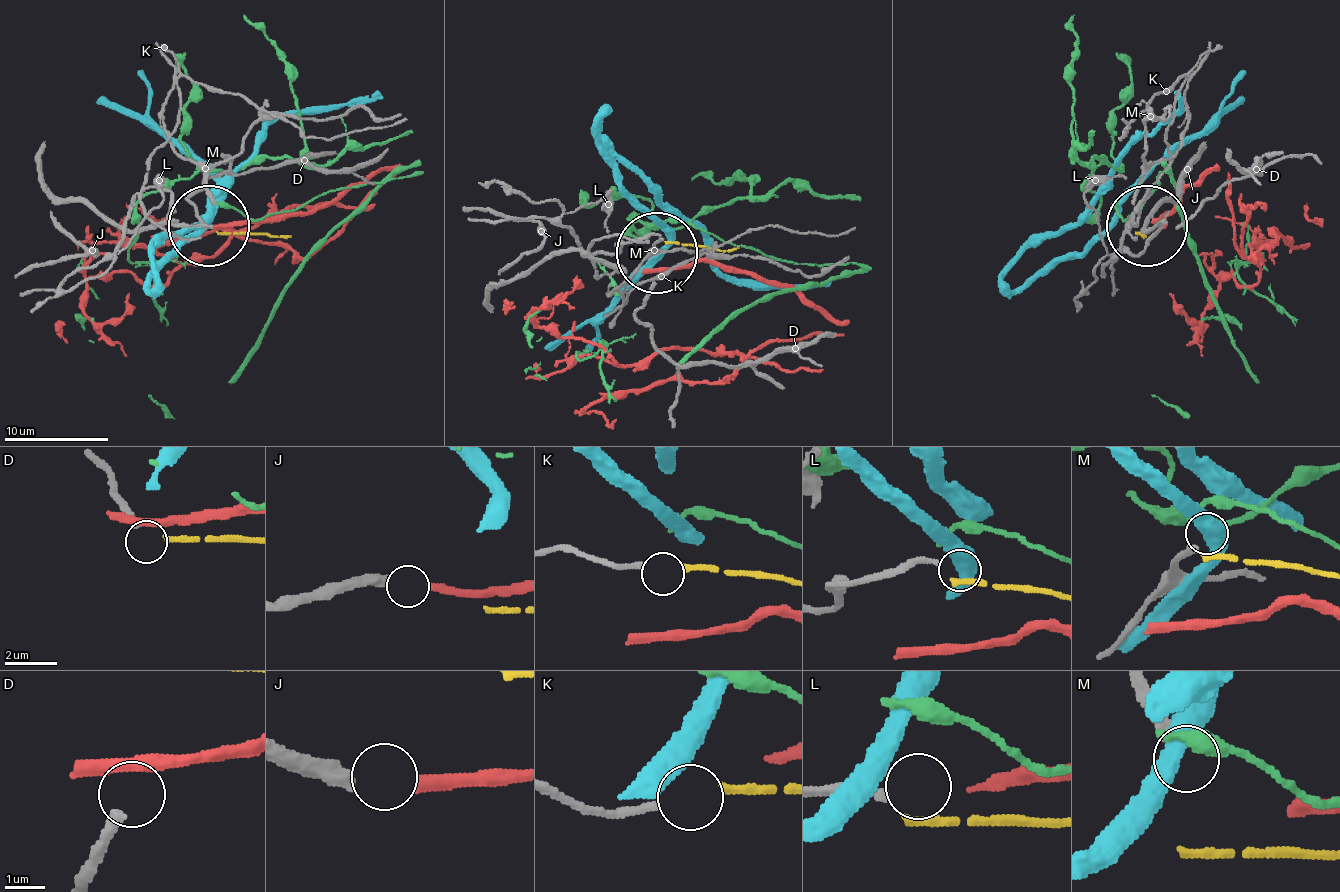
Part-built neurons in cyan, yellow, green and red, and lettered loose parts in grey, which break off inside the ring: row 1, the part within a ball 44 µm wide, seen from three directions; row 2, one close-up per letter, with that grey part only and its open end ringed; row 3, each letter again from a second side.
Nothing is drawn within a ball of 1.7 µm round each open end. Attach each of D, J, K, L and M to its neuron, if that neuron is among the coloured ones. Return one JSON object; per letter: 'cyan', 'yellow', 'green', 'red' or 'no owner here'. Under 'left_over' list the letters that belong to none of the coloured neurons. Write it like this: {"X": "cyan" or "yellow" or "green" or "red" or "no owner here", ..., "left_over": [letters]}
{"D": "no owner here", "J": "red", "K": "yellow", "L": "no owner here", "M": "no owner here", "left_over": ["D", "L", "M"]}

